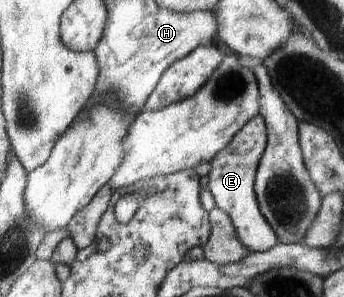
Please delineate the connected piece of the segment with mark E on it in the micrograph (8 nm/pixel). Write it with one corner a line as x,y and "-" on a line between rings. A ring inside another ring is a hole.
258,115
257,118
250,119
250,127
246,127
246,131
242,131
242,135
234,139
234,143
229,143
230,147
226,147
226,151
222,151
218,159
210,162
210,173
205,179
206,188
214,197
216,208
229,214
234,227
237,228
237,235
249,248
249,253
272,250
278,243
277,232
270,227
268,220
264,219
254,191
260,157
264,155
268,145
267,131
264,127
265,119
262,119
262,116

